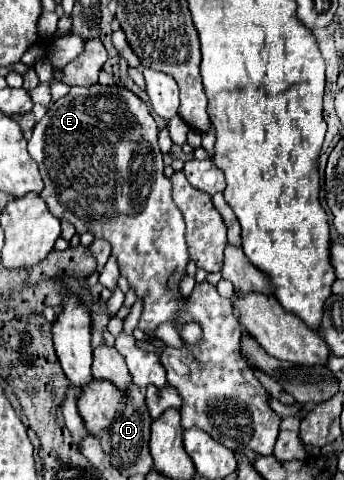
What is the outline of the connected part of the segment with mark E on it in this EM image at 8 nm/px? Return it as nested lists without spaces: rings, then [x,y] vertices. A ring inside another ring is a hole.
[[[97,84],[97,86],[75,86],[69,90],[69,94],[65,94],[63,98],[55,100],[47,114],[35,124],[33,128],[33,134],[27,142],[27,150],[31,154],[31,158],[39,164],[39,172],[41,172],[41,178],[45,182],[45,188],[41,192],[41,198],[43,202],[47,204],[49,212],[59,218],[59,220],[67,220],[75,226],[77,234],[85,234],[85,232],[91,232],[95,238],[103,238],[111,244],[111,254],[117,258],[117,264],[119,264],[119,270],[121,270],[121,276],[129,280],[129,286],[133,288],[133,292],[137,294],[137,298],[143,302],[143,314],[141,314],[141,320],[139,320],[139,328],[145,330],[145,332],[153,332],[157,330],[161,324],[171,324],[177,332],[179,332],[179,338],[183,342],[199,342],[199,338],[203,336],[201,330],[199,330],[199,324],[197,322],[181,322],[179,316],[183,314],[183,310],[187,310],[187,304],[185,304],[185,298],[181,296],[179,292],[179,282],[183,280],[183,276],[187,274],[187,262],[189,262],[189,246],[187,246],[187,240],[185,240],[185,222],[183,222],[183,214],[181,210],[173,204],[171,200],[171,180],[163,174],[163,156],[161,156],[161,150],[159,150],[159,144],[157,144],[157,134],[159,134],[159,128],[153,120],[153,116],[149,114],[149,108],[147,104],[135,96],[133,92],[129,92],[127,88],[119,86],[119,84],[113,84],[113,86],[103,86],[103,84]]]

